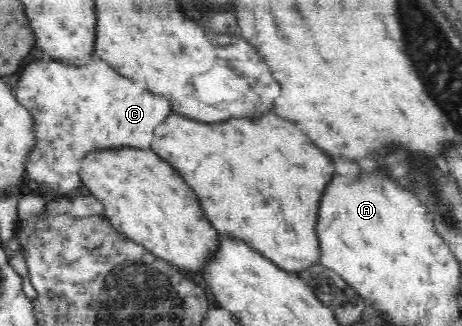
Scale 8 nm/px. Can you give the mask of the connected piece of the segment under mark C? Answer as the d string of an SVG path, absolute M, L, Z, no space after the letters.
M94 54L88 57L87 63L83 65L74 65L71 62L55 61L44 62L40 60L38 64L26 66L21 70L20 80L16 84L16 95L18 102L30 111L31 118L33 119L32 134L35 136L35 144L32 145L31 151L27 154L26 174L27 177L36 181L40 186L44 186L47 191L52 191L52 195L66 196L67 198L76 198L77 196L86 194L86 188L83 188L82 180L78 178L80 174L80 158L93 149L117 149L119 146L133 146L134 148L150 149L154 138L154 129L172 112L170 110L170 102L164 100L162 96L152 94L146 84L134 84L131 77L120 76L117 69L113 65L108 64L105 60L100 60L98 55Z

